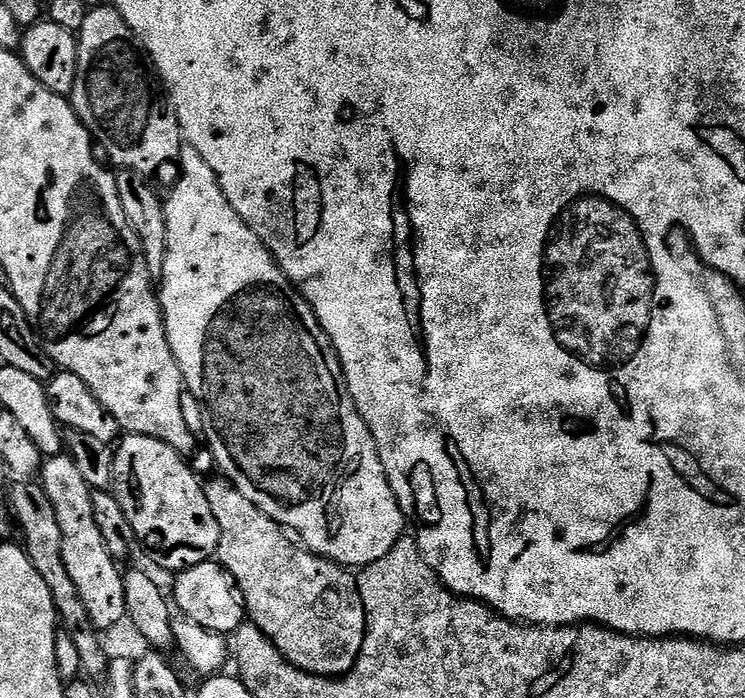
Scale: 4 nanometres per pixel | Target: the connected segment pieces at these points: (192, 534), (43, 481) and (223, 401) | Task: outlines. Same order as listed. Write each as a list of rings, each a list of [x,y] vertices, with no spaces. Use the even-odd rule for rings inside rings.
[[[125,435],[114,448],[111,491],[129,519],[135,539],[152,555],[158,567],[171,574],[211,561],[220,545],[218,518],[214,518],[214,510],[210,510],[210,502],[206,502],[204,484],[184,460],[187,459],[169,444],[149,436]]]
[[[67,454],[47,457],[38,473],[38,480],[50,498],[50,506],[54,506],[54,514],[58,514],[58,526],[62,526],[62,558],[66,562],[66,570],[70,570],[70,578],[74,578],[74,586],[78,586],[78,594],[82,594],[82,602],[86,602],[93,626],[105,630],[125,622],[128,611],[124,577],[121,569],[116,569],[117,561],[108,553],[102,533],[95,525],[92,489],[82,479],[78,466],[74,466]]]
[[[184,146],[180,149],[179,164],[180,177],[172,188],[172,197],[164,200],[168,245],[162,277],[164,289],[161,287],[158,295],[160,309],[164,311],[164,329],[168,335],[170,350],[174,350],[174,358],[184,375],[185,389],[190,393],[191,399],[193,396],[204,407],[204,412],[208,415],[208,444],[212,447],[212,456],[216,459],[217,466],[242,495],[250,498],[250,502],[254,502],[254,506],[262,510],[262,514],[278,522],[280,527],[289,533],[300,532],[299,539],[308,551],[325,556],[335,564],[343,564],[349,570],[359,570],[370,562],[378,562],[378,558],[386,558],[386,554],[390,554],[392,547],[405,535],[404,512],[398,506],[394,490],[386,478],[382,458],[378,458],[378,446],[362,414],[356,408],[340,359],[326,330],[322,330],[314,310],[292,281],[286,278],[284,271],[276,265],[276,259],[258,238],[258,234],[254,234],[254,230],[250,230],[250,226],[246,226],[246,222],[238,218],[234,206],[226,202],[226,194],[222,194],[222,186],[218,186],[218,178],[214,170],[210,170],[206,158],[202,158],[198,150]]]

